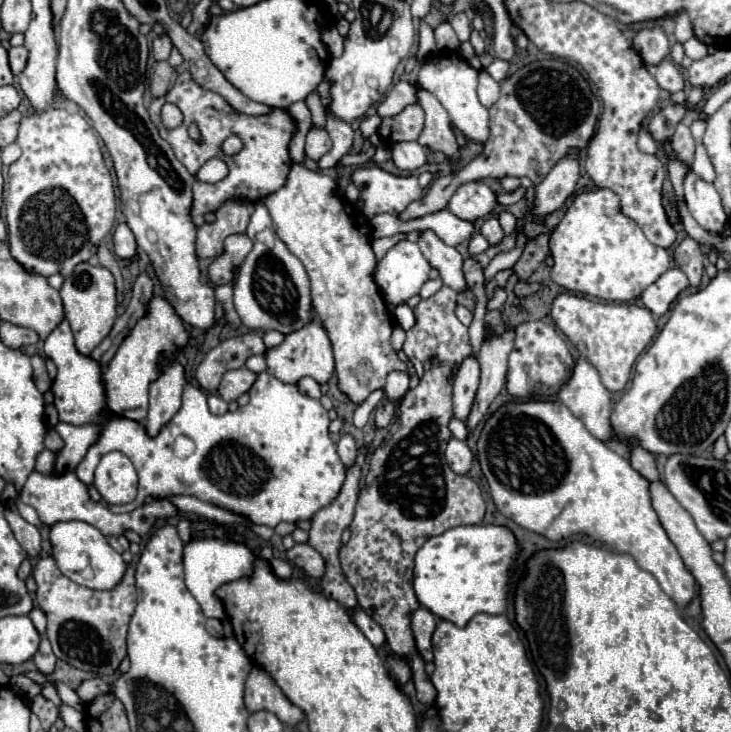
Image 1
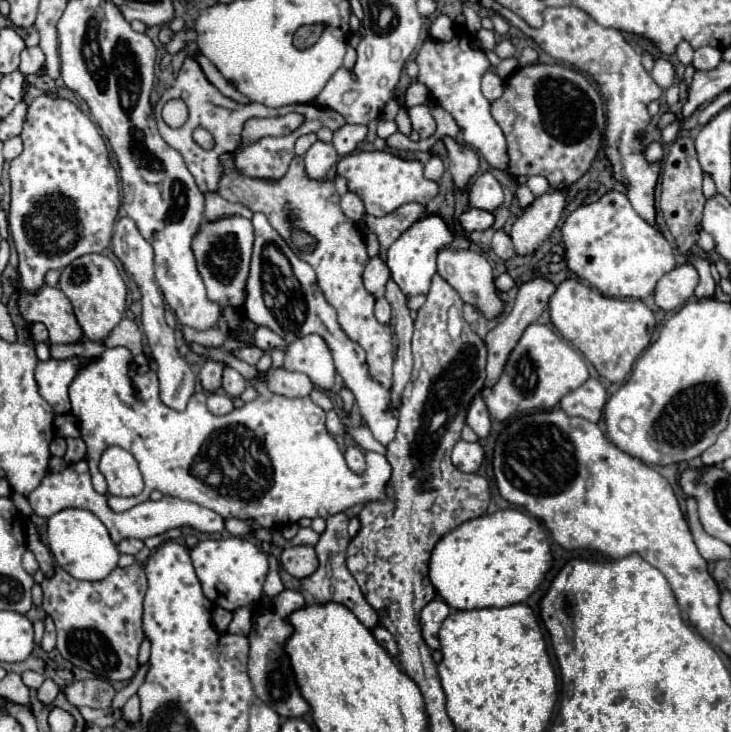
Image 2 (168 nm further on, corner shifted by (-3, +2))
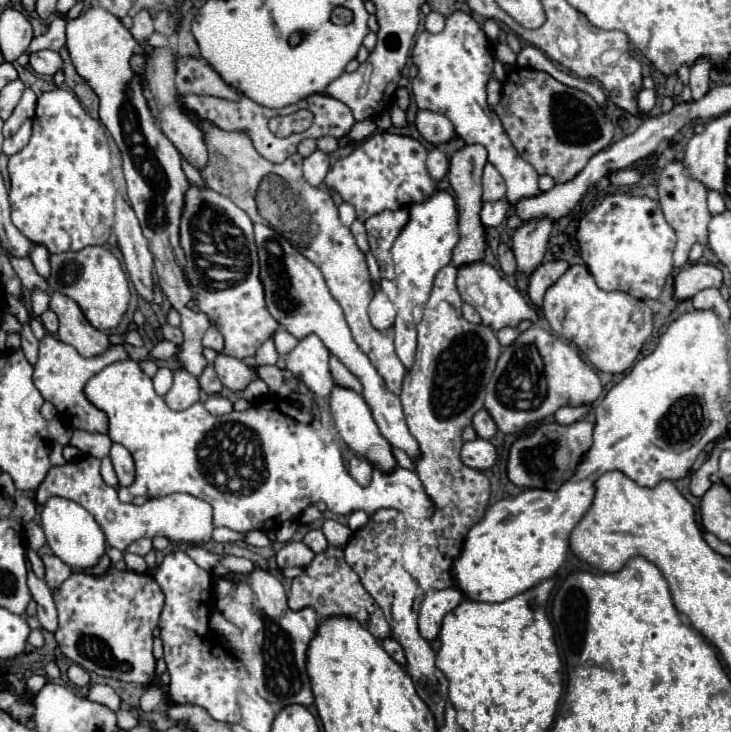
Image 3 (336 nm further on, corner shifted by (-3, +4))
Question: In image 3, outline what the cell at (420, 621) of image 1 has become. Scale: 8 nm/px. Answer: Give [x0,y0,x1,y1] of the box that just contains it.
[419,587,463,641]

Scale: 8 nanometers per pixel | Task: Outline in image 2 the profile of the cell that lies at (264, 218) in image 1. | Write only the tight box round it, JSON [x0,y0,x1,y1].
[243,213,397,445]

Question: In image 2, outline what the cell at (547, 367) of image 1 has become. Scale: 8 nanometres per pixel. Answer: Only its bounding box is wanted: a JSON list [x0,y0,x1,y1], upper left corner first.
[483,323,589,421]

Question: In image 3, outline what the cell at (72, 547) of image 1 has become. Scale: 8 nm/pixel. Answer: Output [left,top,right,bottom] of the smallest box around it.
[41,495,107,571]

